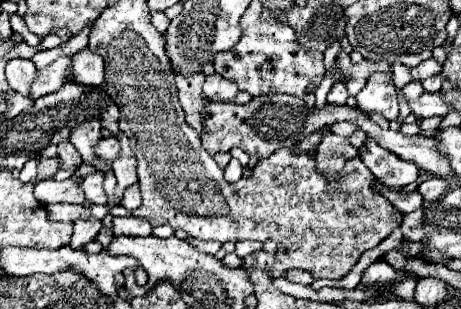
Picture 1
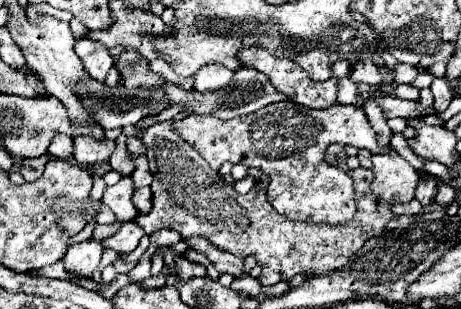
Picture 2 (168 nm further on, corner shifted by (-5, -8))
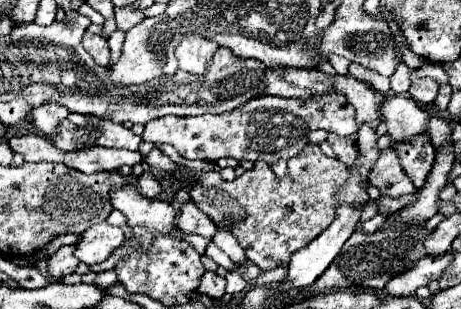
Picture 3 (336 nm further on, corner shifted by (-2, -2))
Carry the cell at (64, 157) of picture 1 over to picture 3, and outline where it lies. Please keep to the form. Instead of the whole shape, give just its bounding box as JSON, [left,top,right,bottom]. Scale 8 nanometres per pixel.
[32,104,68,136]

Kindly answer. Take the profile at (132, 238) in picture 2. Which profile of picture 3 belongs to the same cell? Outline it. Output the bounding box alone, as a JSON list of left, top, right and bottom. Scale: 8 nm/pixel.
[76,222,124,264]

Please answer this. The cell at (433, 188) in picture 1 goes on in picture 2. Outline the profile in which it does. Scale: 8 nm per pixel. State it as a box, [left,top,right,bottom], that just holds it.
[415,176,439,206]

